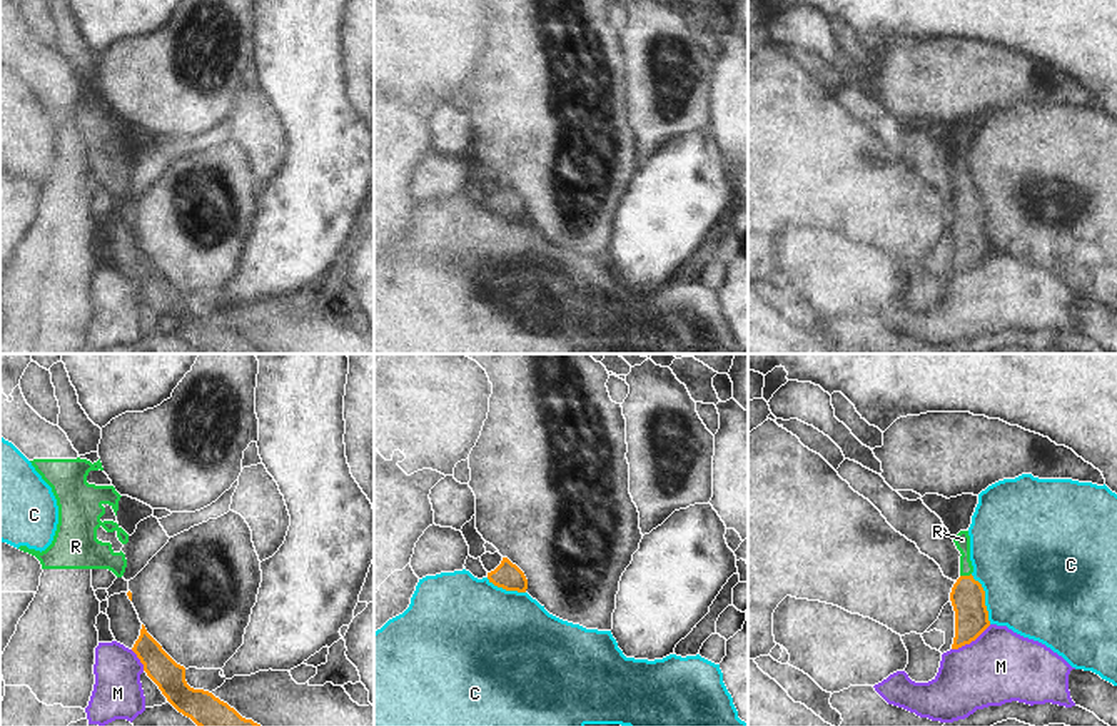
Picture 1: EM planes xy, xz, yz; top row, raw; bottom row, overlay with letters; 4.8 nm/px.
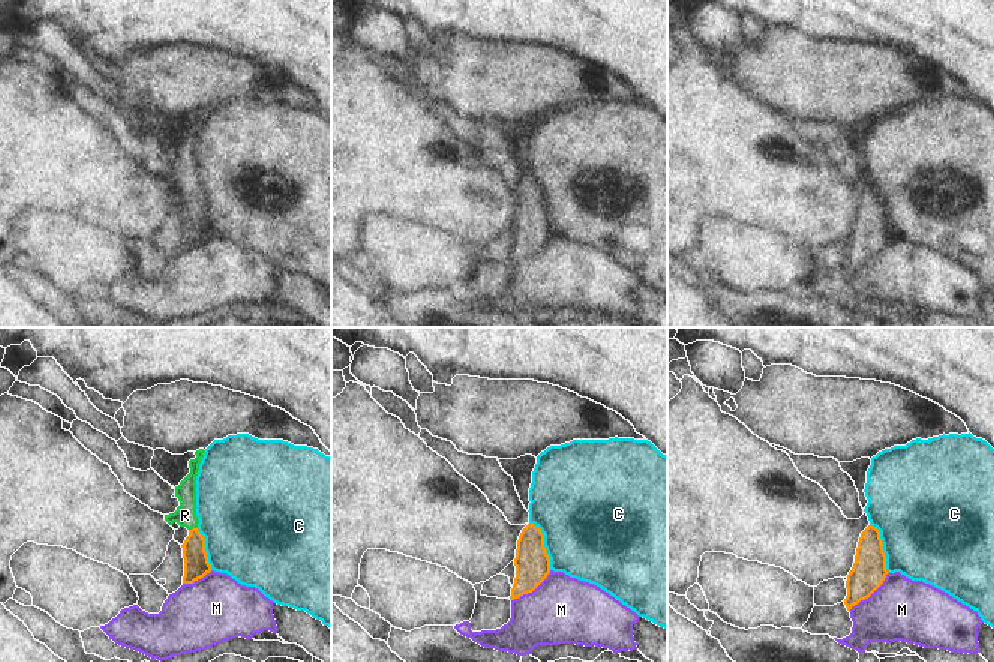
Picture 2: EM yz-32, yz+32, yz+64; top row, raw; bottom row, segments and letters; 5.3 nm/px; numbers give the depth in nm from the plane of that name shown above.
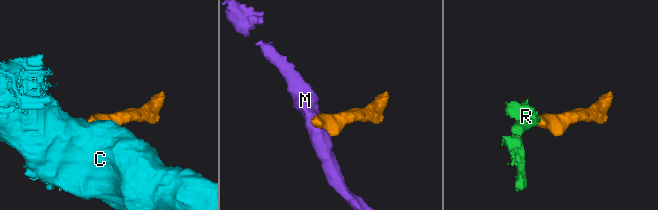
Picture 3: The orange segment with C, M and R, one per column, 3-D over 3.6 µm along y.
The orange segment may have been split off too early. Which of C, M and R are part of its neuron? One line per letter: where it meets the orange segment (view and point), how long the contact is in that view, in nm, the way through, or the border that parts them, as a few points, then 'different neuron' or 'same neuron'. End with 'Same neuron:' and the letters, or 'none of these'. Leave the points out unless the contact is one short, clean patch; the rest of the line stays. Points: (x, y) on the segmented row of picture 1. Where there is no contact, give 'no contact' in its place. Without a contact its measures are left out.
C: yz (984, 599) | 260 nm | along yz (970, 574), (984, 591), (984, 604), (990, 623) | different neuron
M: yz (970, 641) | 220 nm | different neuron
R: yz (965, 576) | 60 nm | across yz (967, 596), (965, 576), (962, 539) | same neuron
Same neuron: R

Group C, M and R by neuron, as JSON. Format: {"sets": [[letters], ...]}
{"sets": [["C"], ["M"], ["R"]]}

